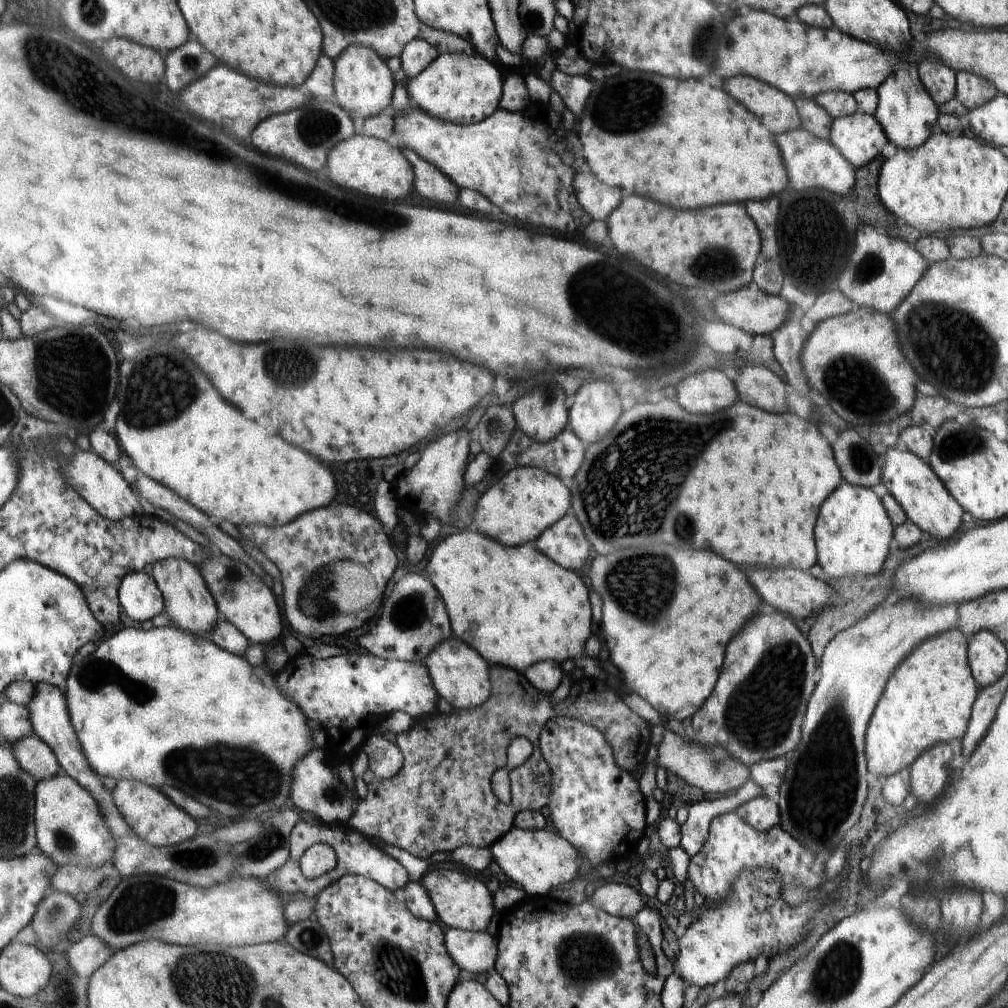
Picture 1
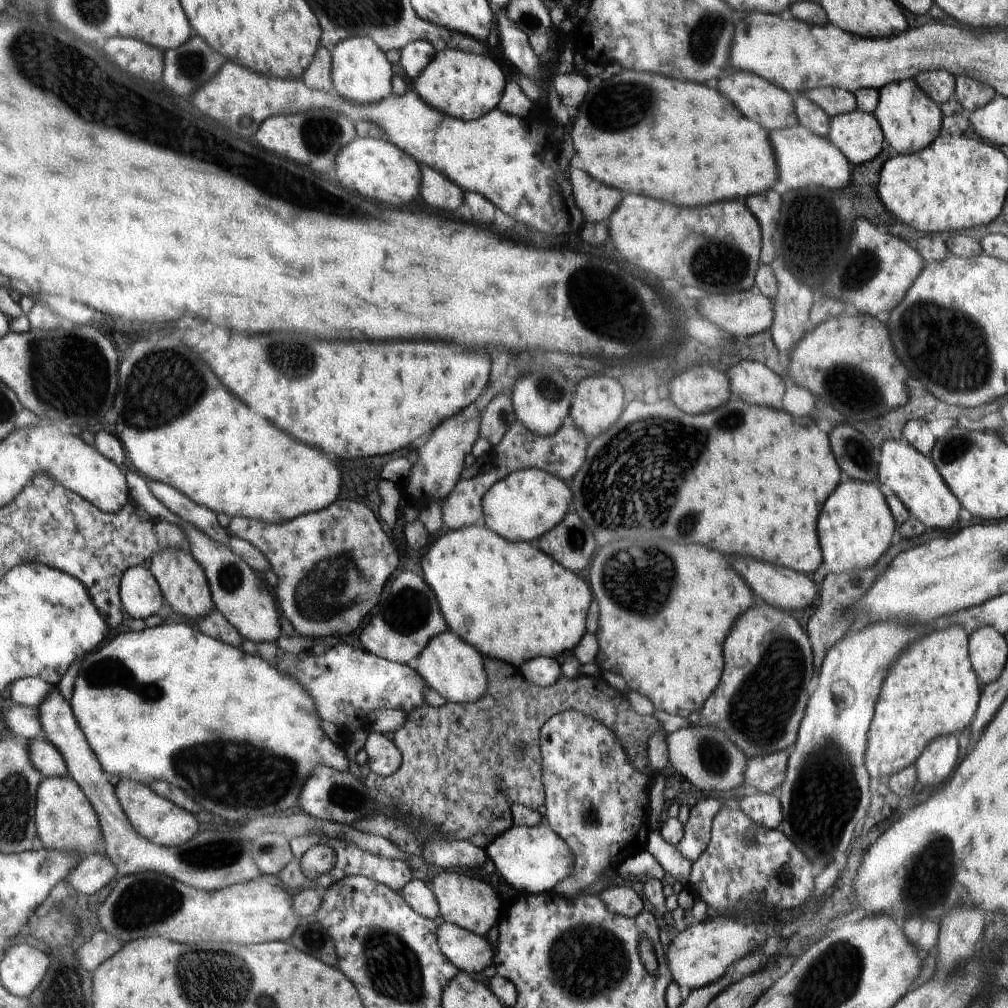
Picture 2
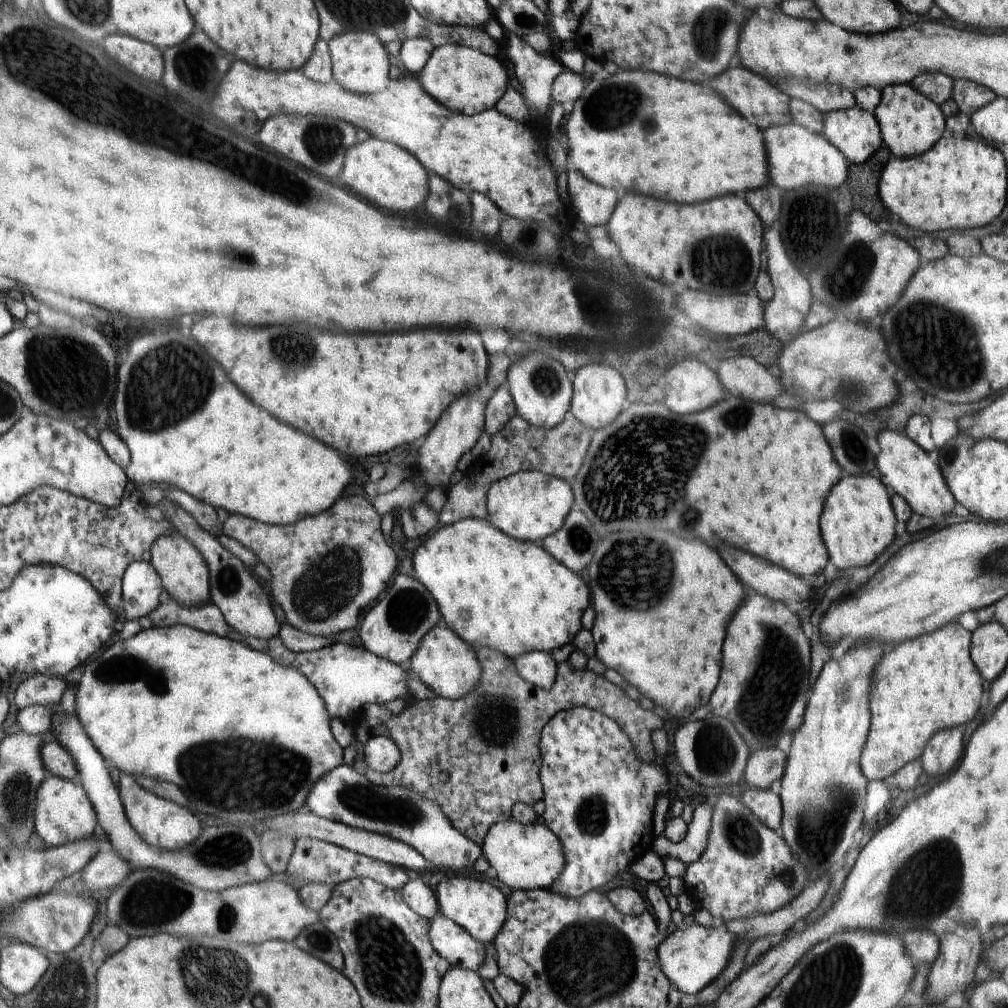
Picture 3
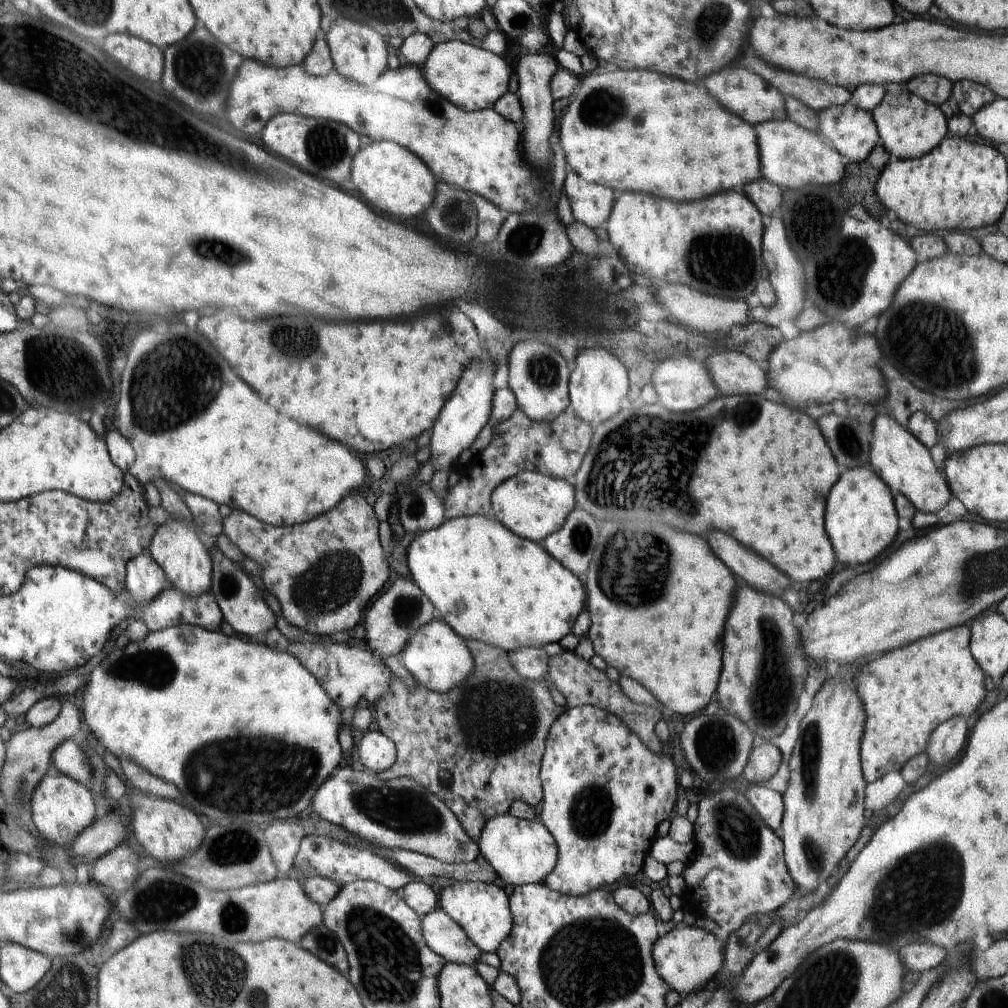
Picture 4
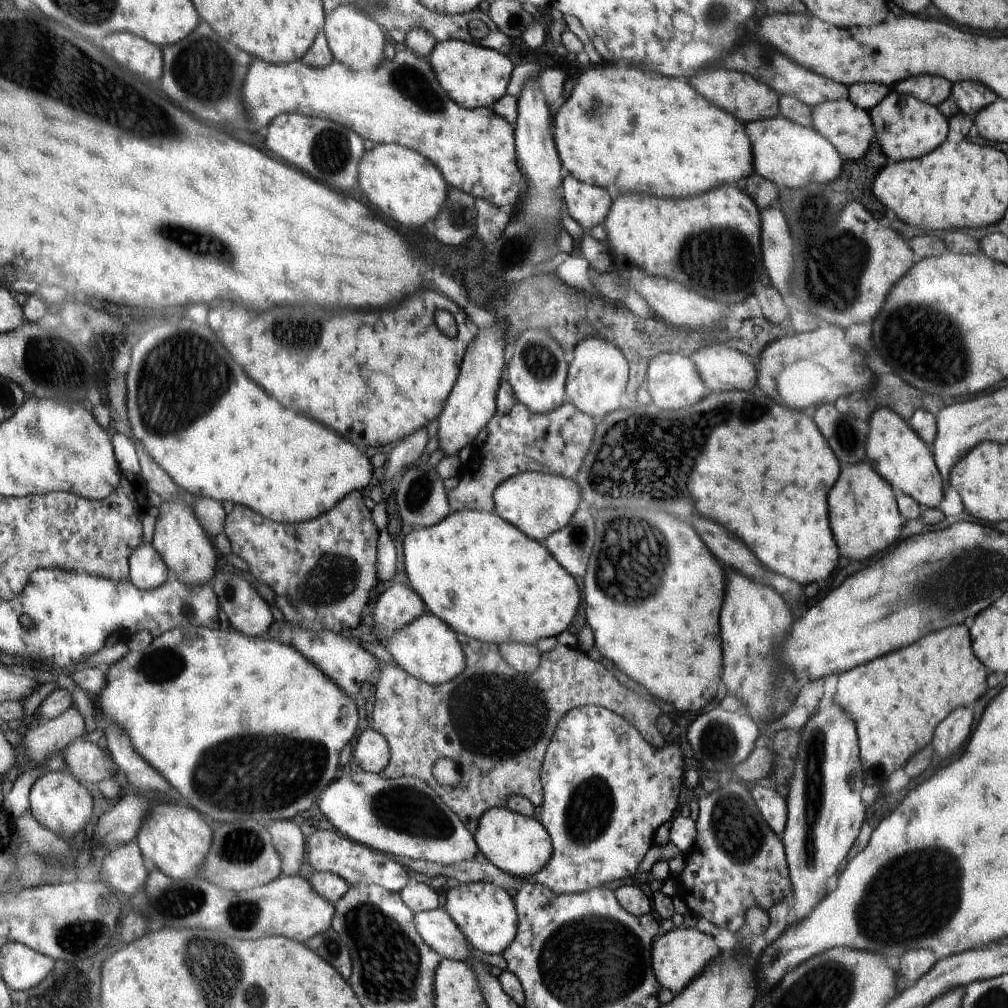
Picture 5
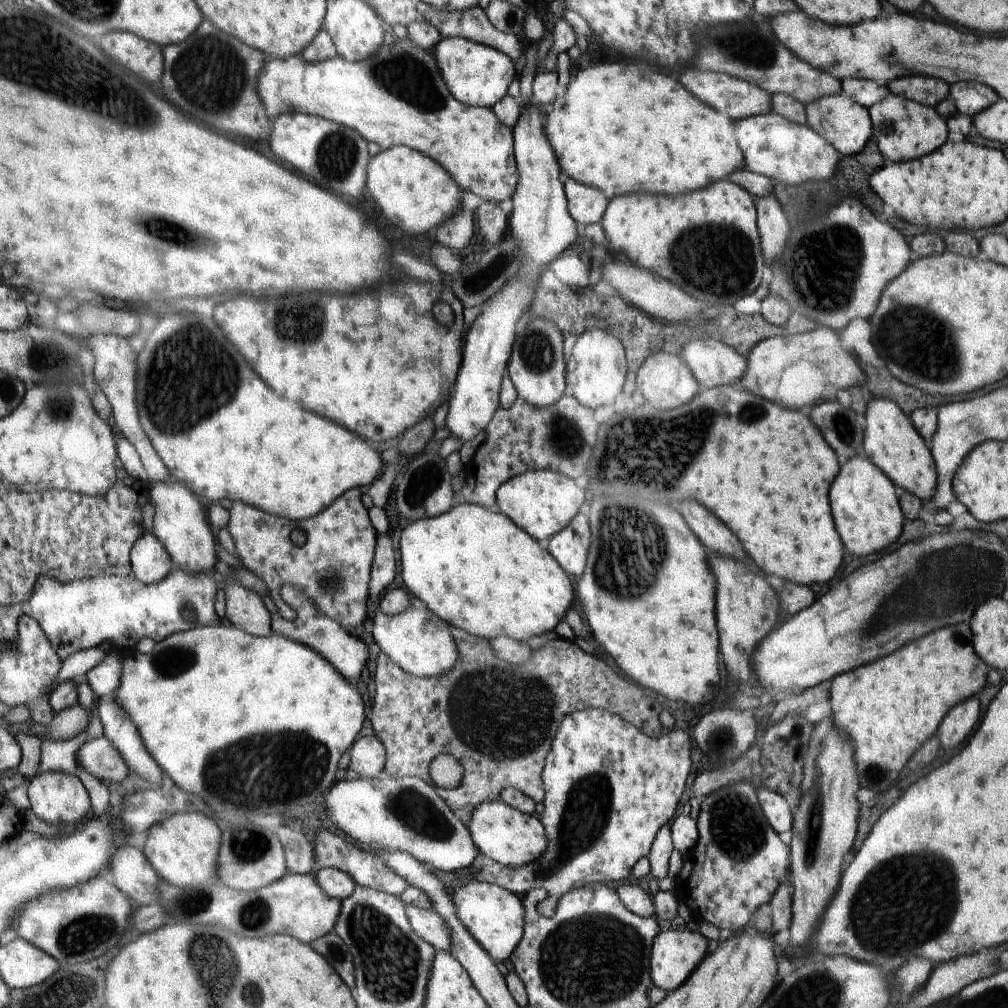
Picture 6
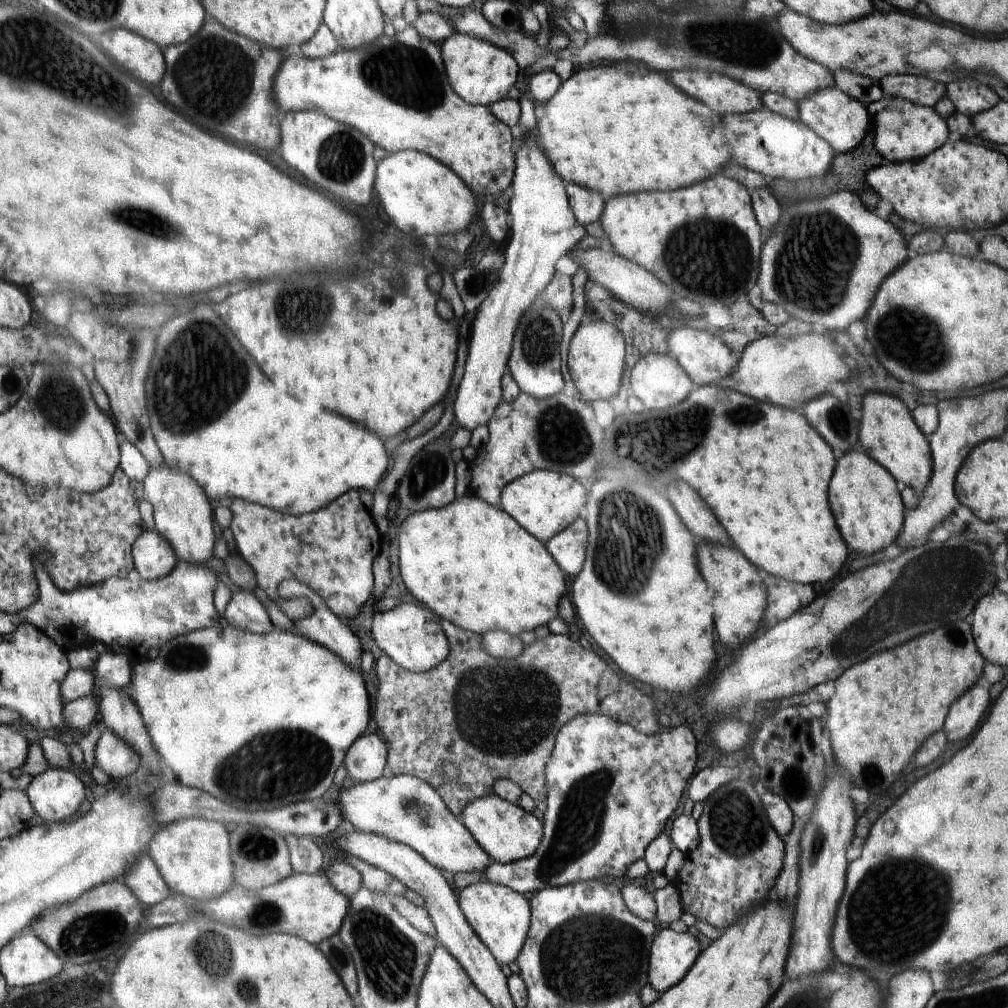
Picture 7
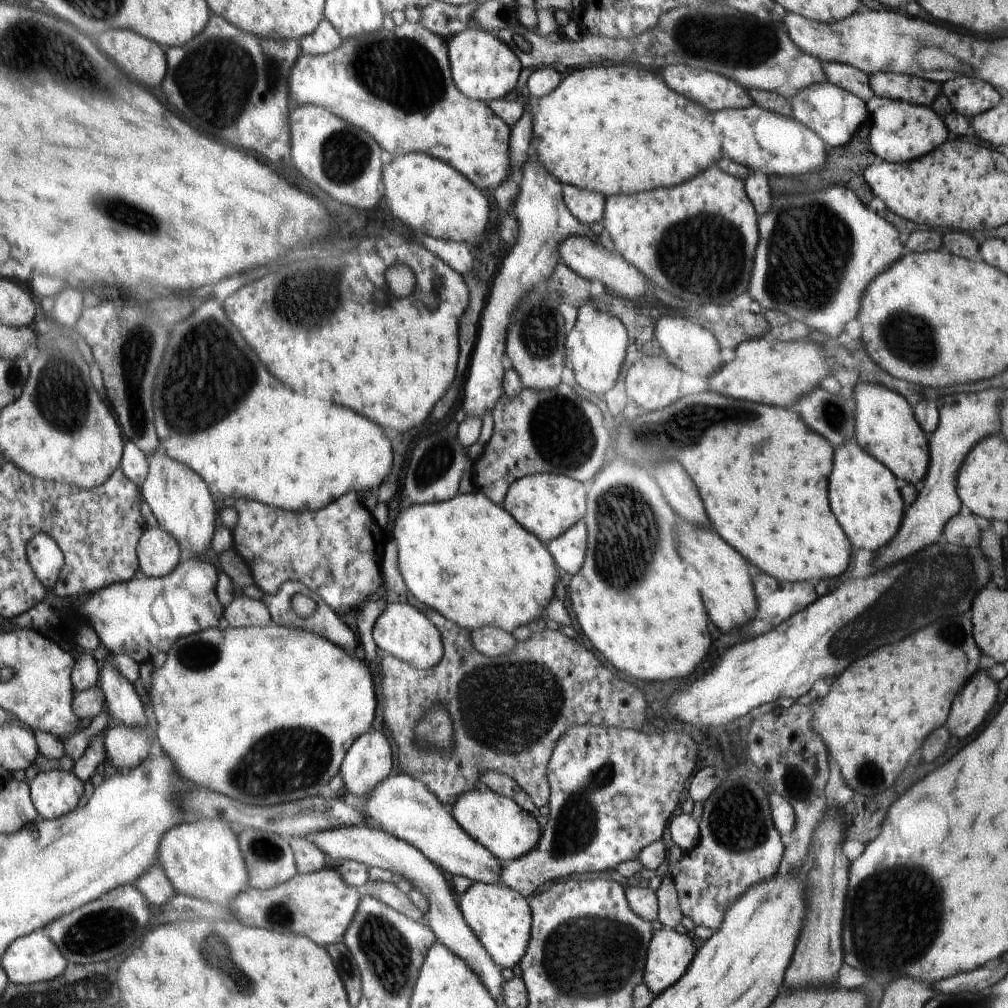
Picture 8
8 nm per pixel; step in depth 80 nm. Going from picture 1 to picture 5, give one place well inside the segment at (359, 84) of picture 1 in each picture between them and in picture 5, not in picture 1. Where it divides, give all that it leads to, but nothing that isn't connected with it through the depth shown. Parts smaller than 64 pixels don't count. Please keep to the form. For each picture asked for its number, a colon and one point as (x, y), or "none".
2: (362, 76)
3: (360, 62)
4: (359, 52)
5: (355, 39)

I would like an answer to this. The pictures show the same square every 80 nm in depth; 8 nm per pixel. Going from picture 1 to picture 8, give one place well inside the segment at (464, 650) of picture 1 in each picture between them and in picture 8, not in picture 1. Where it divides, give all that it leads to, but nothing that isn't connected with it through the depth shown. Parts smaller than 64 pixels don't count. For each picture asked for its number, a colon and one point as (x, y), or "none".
2: (456, 670)
3: (445, 663)
4: (439, 659)
5: (428, 648)
6: (417, 641)
7: (408, 634)
8: (402, 631)

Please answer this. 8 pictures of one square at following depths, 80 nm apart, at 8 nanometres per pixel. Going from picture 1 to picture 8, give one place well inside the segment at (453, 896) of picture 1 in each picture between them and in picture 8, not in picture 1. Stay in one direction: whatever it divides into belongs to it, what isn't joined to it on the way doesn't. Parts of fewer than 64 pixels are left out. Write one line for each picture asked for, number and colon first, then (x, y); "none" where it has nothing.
2: (466, 902)
3: (478, 907)
4: (482, 910)
5: (486, 915)
6: (493, 915)
7: (500, 916)
8: (500, 918)

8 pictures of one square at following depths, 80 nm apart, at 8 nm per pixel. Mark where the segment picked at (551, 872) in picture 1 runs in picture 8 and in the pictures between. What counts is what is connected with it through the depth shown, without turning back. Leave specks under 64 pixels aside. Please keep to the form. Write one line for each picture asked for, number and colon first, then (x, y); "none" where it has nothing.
2: (533, 860)
3: (526, 856)
4: (521, 852)
5: (518, 845)
6: (503, 834)
7: (507, 833)
8: (508, 832)

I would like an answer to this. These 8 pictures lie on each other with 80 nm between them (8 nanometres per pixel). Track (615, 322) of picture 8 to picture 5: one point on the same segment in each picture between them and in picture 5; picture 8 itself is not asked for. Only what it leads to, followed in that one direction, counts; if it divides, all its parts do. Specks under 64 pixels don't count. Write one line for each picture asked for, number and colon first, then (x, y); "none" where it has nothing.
5: (597, 378)
6: (596, 372)
7: (596, 360)

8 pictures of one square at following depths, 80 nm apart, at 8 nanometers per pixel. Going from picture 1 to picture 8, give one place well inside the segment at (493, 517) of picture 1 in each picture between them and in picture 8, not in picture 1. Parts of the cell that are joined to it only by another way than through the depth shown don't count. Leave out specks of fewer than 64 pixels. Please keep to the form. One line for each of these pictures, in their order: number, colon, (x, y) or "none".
2: (522, 507)
3: (529, 505)
4: (532, 505)
5: (538, 504)
6: (542, 503)
7: (544, 502)
8: (546, 505)

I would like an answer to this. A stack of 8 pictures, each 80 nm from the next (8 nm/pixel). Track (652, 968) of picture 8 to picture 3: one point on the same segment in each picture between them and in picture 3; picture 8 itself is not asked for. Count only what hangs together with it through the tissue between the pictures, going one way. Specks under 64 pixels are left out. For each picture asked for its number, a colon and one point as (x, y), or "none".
3: (691, 958)
4: (686, 958)
5: (677, 957)
6: (674, 954)
7: (672, 954)

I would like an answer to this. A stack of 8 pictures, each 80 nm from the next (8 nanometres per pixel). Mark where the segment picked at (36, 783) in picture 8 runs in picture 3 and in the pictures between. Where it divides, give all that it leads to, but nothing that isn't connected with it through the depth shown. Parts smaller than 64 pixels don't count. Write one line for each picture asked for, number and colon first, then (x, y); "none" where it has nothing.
3: (64, 813)
4: (61, 808)
5: (58, 801)
6: (56, 797)
7: (56, 794)

